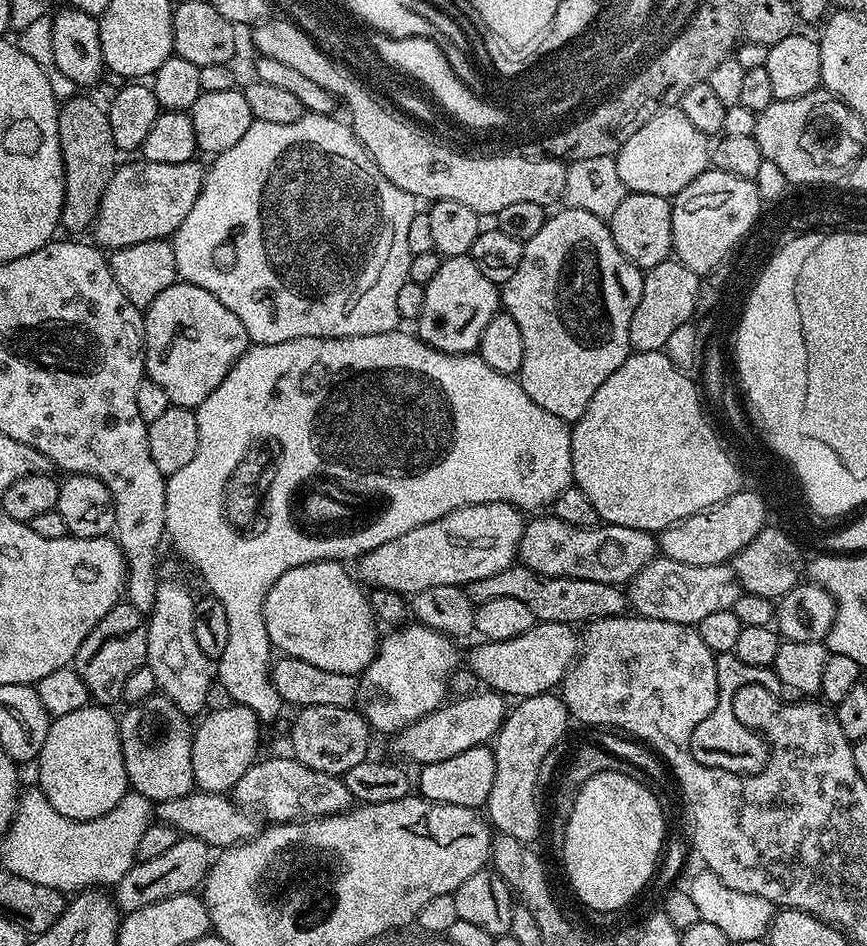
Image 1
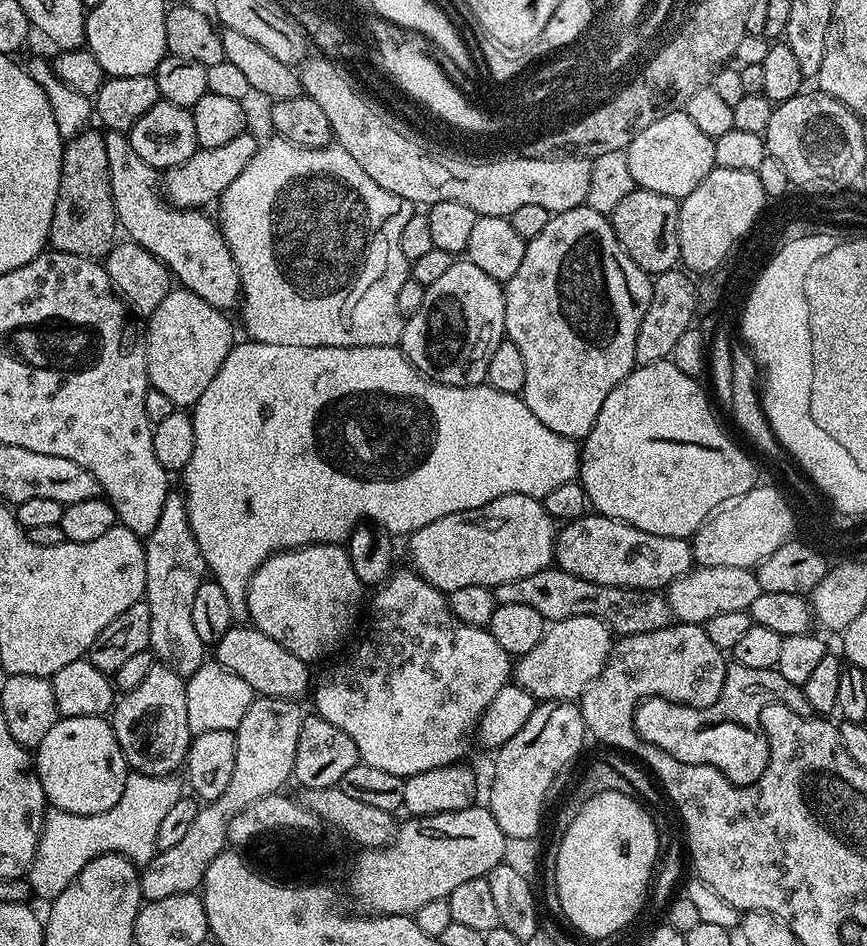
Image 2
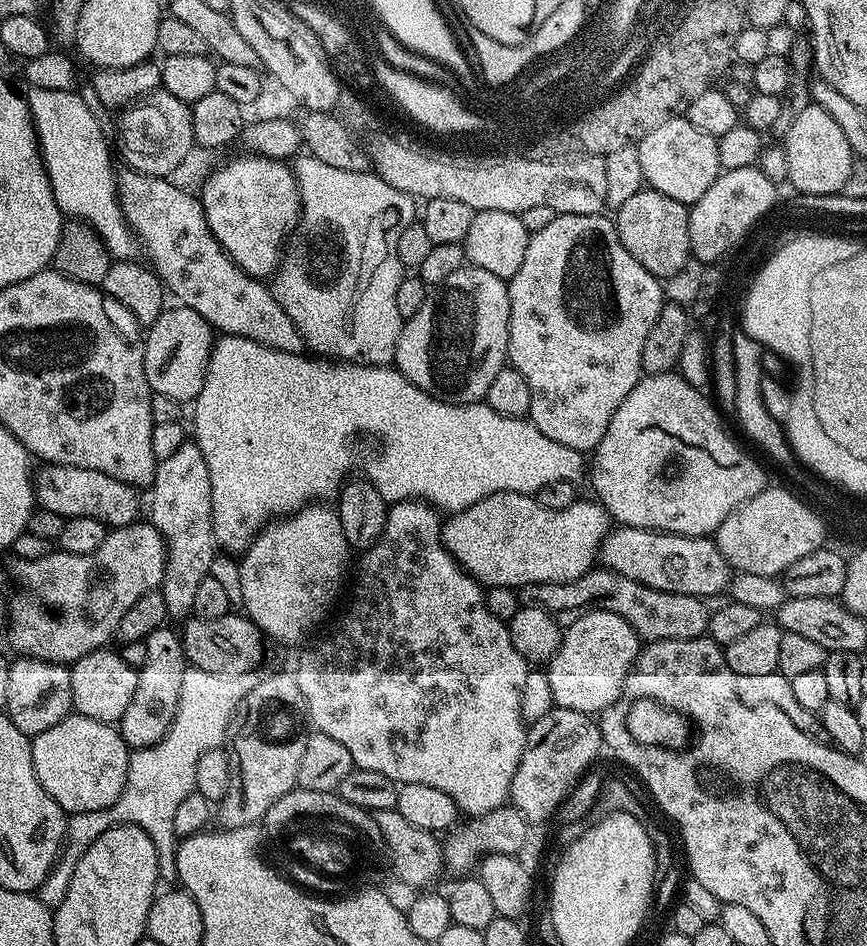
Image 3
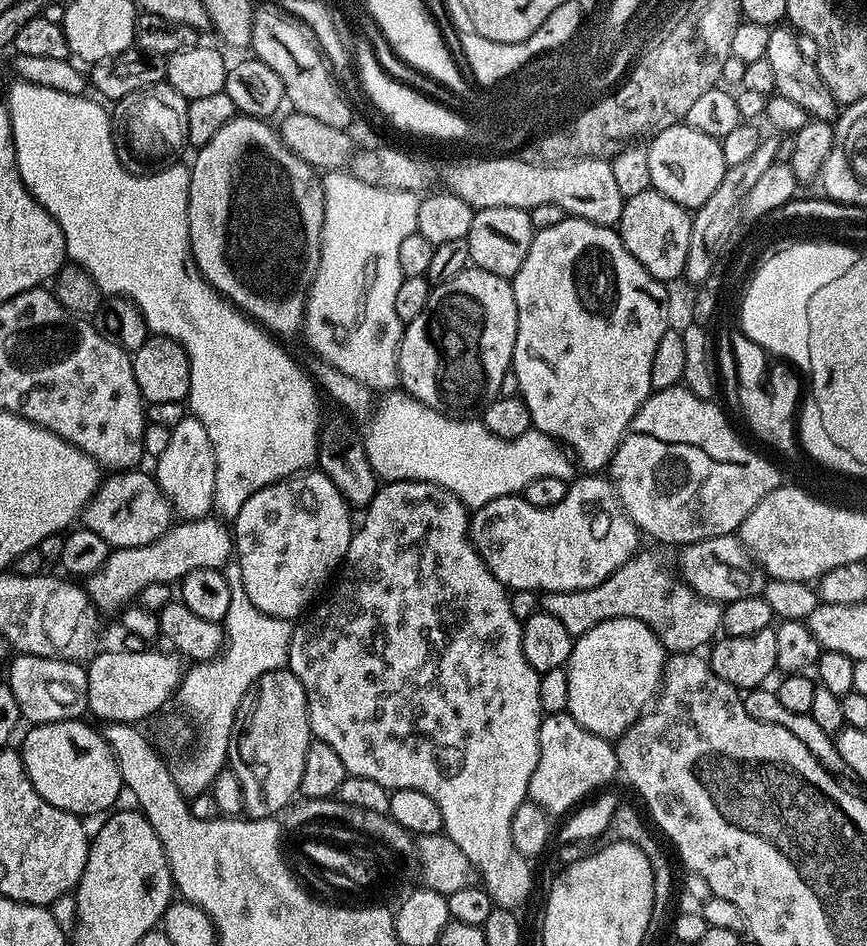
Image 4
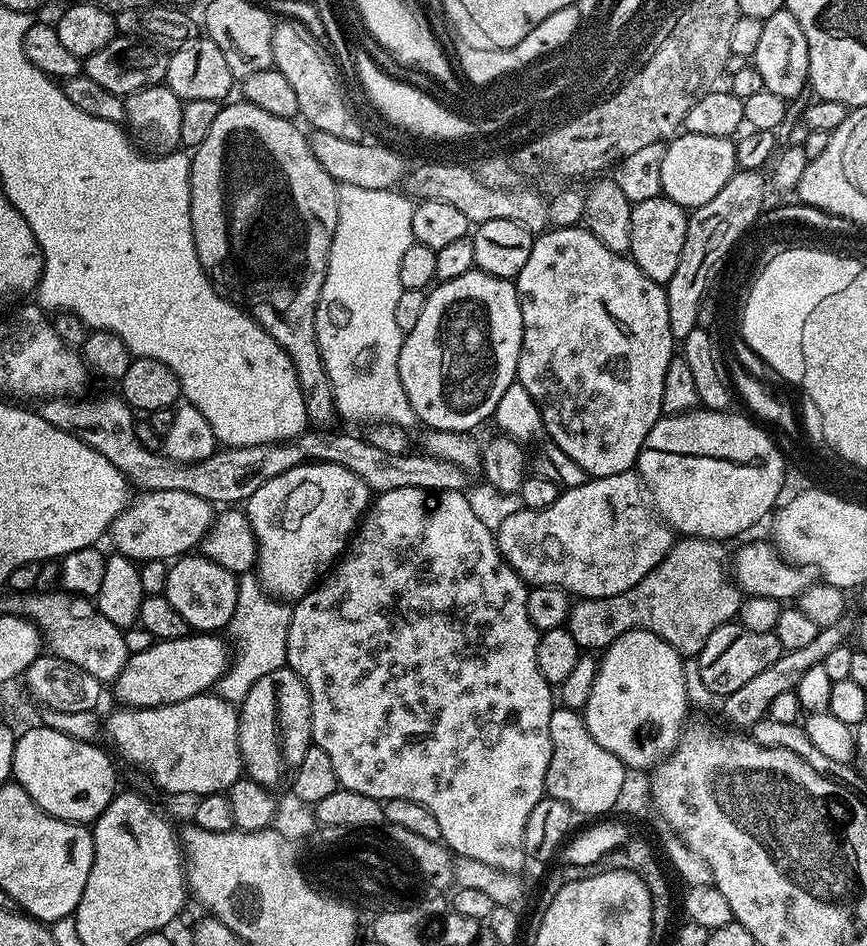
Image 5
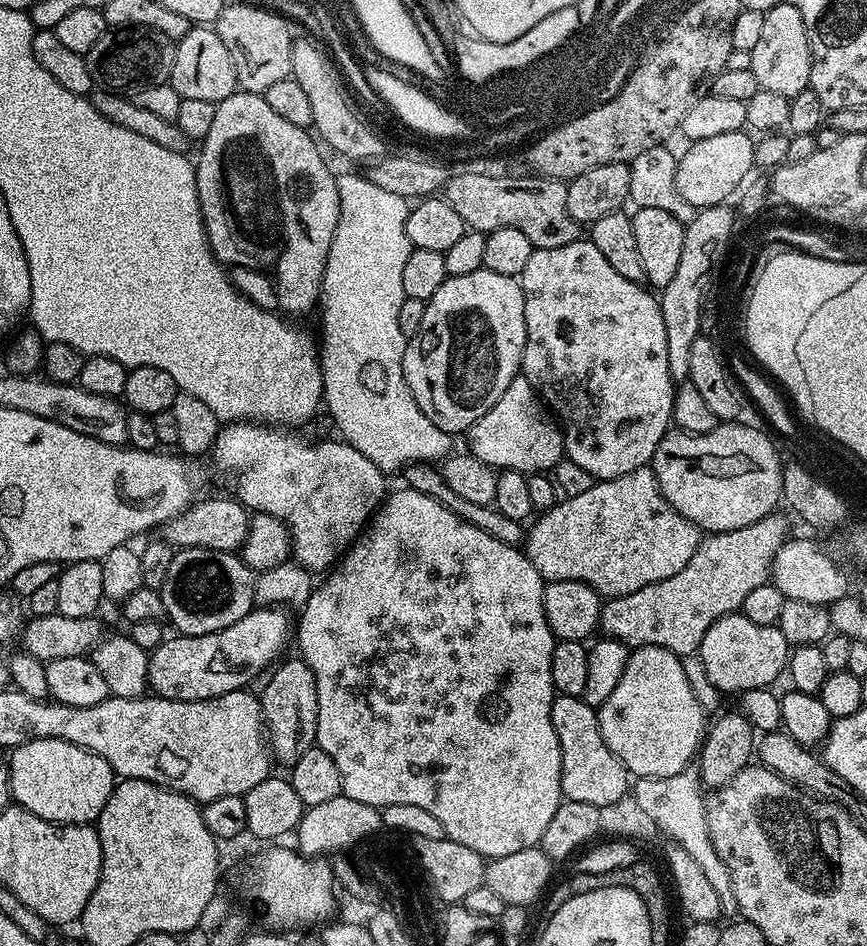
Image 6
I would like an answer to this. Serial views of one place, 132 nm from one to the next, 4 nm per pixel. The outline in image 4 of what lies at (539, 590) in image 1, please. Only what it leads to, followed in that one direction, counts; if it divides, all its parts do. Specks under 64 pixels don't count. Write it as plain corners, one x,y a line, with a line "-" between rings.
644,552
627,560
606,582
573,592
545,592
543,611
554,614
572,637
594,630
598,622
610,618
638,618
654,630
669,653
695,652
707,649
721,631
722,608
715,600
699,596
692,587
680,579
677,569
660,552

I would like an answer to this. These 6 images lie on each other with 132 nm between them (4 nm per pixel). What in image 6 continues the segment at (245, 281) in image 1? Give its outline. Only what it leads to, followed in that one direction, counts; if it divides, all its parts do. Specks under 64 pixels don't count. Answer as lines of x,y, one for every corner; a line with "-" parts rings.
348,172
345,176
342,174
336,176
336,185
338,186
338,198
340,199
340,213
338,214
338,226
334,230
334,238
330,242
330,254
326,262
324,271
324,284
320,288
320,299
318,301
318,313
320,312
320,336
318,332
318,355
320,357
320,379
322,381
322,400
326,405
326,412
332,415
332,420
336,423
336,428
341,437
354,450
366,454
374,466
378,466
386,474
392,472
399,473
410,464
423,464
425,462
440,462
453,451
453,437
442,431
414,402
414,394
410,394
410,386
406,386
406,378
402,370
404,361
404,345
406,337
402,334
402,326
398,326
398,310
402,310
402,302
405,295
402,290
402,270
406,267
406,258
412,253
412,243
406,238
406,218
410,211
409,201
398,194
390,194
390,190
381,190
379,186
374,186
374,182
368,180
367,175
360,174
355,176
354,173

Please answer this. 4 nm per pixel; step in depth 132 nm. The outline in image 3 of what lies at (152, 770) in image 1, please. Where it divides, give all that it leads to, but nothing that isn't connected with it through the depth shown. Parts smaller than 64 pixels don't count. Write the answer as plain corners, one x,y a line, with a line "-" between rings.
171,626
154,630
144,640
146,642
146,662
138,670
138,687
126,714
122,714
118,731
129,749
149,748
158,743
170,730
174,714
178,710
178,694
182,690
184,672
190,666
184,656
181,633

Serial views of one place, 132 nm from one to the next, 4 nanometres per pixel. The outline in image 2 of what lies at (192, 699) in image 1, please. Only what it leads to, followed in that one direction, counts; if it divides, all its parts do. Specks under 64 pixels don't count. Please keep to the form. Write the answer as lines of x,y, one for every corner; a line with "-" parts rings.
169,491
166,506
162,506
162,515
158,518
158,526
148,537
144,546
146,554
146,586
144,595
150,606
150,651
156,655
157,661
169,664
178,675
185,678
192,676
206,662
206,645
198,638
194,630
194,594
198,586
206,579
206,565
202,550
190,530
188,517
188,501
179,491

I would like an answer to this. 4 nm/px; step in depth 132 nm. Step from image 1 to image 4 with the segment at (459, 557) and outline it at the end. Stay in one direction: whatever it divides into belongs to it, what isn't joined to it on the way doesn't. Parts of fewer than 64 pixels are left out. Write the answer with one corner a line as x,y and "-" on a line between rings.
584,474
573,479
569,483
566,498
562,498
562,502
553,508
530,506
530,502
526,502
520,494
494,498
494,502
486,502
486,506
471,513
468,534
490,574
494,574
494,578
498,578
505,588
540,594
586,590
606,582
606,578
610,578
627,560
637,555
642,541
641,531
620,505
611,479
600,474

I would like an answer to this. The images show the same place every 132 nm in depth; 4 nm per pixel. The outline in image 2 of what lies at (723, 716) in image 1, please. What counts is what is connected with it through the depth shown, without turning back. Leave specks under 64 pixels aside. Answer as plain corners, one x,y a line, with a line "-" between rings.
732,662
725,667
722,690
713,704
692,708
688,704
675,704
673,700
661,696
650,696
636,705
632,713
632,727
646,742
666,750
666,754
670,754
670,758
678,758
678,762
709,764
719,772
728,774
731,773
735,756
748,756
750,763
761,763
761,733
756,731
747,736
740,728
759,725
760,712
768,704
784,704
794,710
794,714
813,715
801,685
786,682
786,678
782,678
775,668
753,670
751,666

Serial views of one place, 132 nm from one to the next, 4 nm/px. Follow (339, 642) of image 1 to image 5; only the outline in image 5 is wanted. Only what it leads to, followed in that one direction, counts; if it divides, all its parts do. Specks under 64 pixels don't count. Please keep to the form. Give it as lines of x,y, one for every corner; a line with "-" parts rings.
299,464
286,474
278,474
278,478
270,478
266,486
256,491
254,505
254,531
259,544
261,557
268,556
272,564
284,564
288,560
288,568
264,568
258,572
260,587
273,598
284,602
295,602
304,596
344,555
354,533
370,507
370,489
358,478
358,474
350,474
337,464

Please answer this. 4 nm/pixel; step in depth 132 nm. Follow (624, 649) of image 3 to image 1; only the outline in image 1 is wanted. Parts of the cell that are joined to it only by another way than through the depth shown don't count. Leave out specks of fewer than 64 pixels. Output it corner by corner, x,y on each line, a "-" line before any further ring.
537,622
530,630
526,630
526,634
518,634
518,638
480,642
480,645
469,656
467,653
466,664
472,675
480,679
481,685
487,686
491,691
498,692
505,698
511,698
511,696
523,698
537,696
543,692
552,692
563,681
577,655
578,632
573,625
559,624
558,622

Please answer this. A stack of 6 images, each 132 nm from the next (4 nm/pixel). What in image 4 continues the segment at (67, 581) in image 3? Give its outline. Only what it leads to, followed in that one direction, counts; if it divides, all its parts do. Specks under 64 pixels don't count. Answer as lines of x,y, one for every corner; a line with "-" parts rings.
209,514
202,520
185,520
173,523
172,527
168,529
168,533
154,542
146,542
146,546
111,549
103,566
94,575
87,577
88,599
101,613
113,612
116,614
125,606
131,605
139,597
140,592
146,590
146,586
154,586
154,582
175,585
183,580
186,574
190,574
190,570
198,570
199,568
223,569
234,556
234,532
229,525
227,528
224,524
227,523
223,519

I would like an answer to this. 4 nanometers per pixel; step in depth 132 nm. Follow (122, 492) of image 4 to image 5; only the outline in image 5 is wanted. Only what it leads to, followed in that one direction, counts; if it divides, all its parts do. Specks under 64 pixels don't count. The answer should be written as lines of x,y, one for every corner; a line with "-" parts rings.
154,490
141,491
140,497
133,499
118,514
112,524
110,537
117,553
137,562
145,560
167,560
169,562
191,553
201,547
206,533
212,528
214,506
206,498
198,498
198,494
190,494
186,490

